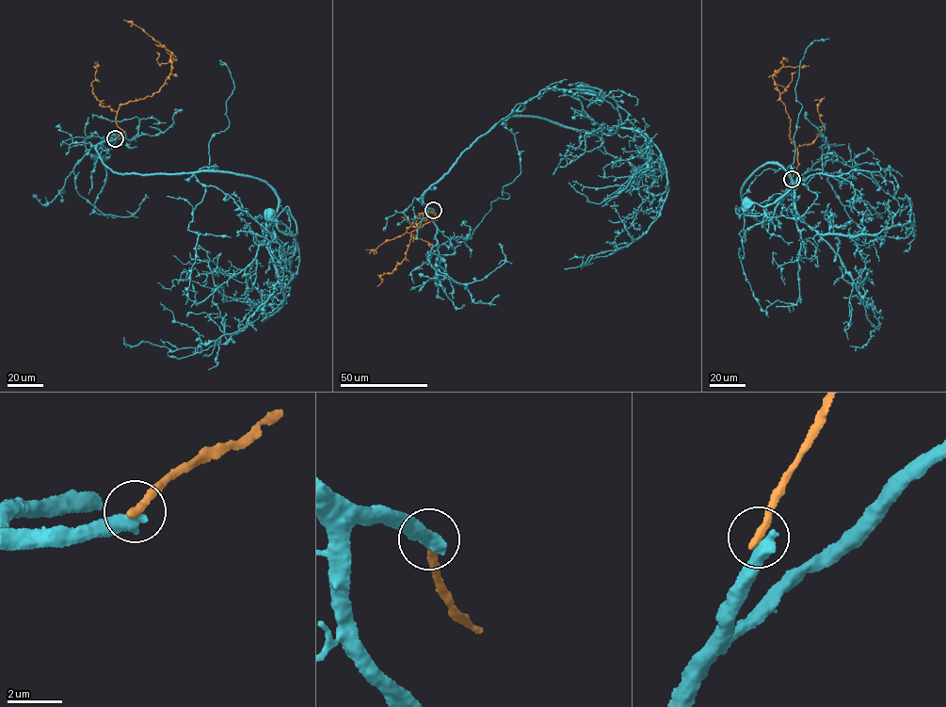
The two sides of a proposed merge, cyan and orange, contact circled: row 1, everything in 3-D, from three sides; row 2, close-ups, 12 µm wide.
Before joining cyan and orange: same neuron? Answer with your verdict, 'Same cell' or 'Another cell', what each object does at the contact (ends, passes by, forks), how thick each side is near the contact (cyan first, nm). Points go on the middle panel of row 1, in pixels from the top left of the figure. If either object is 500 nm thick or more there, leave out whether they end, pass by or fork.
Another cell. Thickness 550 nm (cyan) against 320 nm

